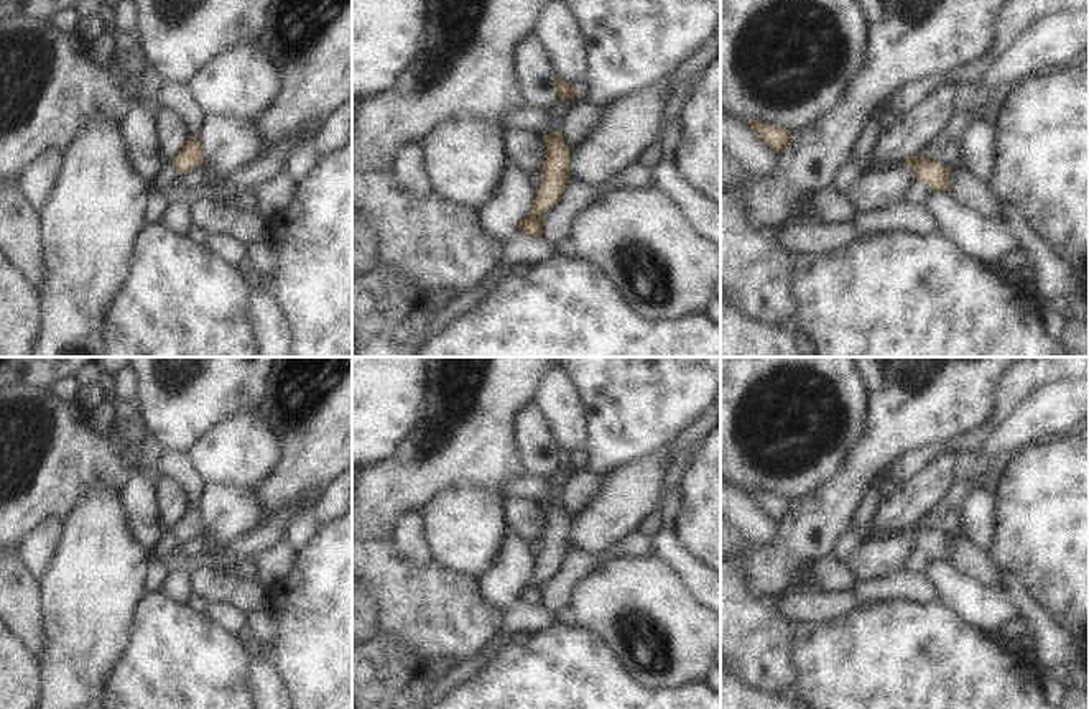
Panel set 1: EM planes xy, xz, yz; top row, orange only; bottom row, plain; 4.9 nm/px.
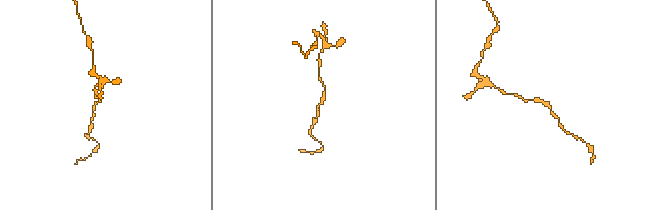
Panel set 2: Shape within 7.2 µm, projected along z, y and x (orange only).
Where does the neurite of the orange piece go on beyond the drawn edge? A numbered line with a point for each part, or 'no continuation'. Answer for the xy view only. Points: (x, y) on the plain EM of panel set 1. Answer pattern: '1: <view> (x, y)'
no continuation.

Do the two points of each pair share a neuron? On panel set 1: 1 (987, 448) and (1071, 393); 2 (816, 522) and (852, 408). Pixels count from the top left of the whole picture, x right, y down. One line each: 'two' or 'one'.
1: one
2: two

